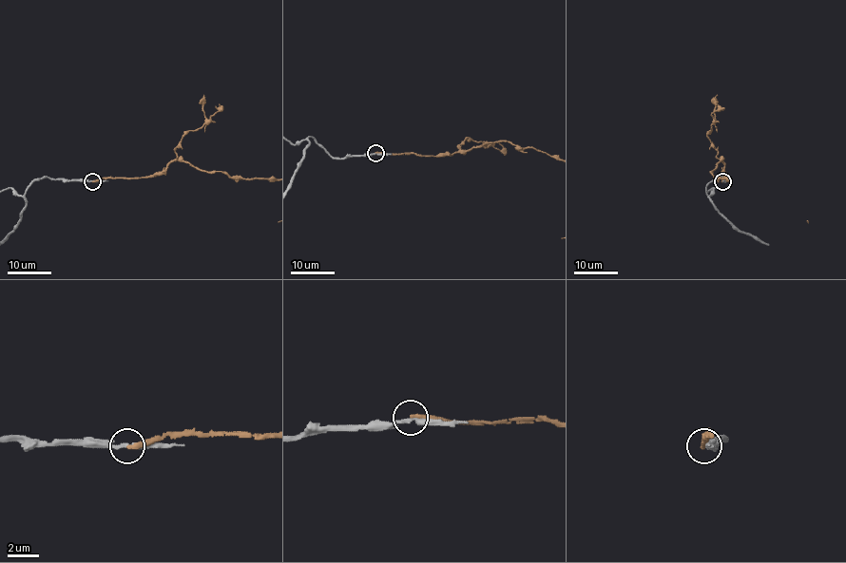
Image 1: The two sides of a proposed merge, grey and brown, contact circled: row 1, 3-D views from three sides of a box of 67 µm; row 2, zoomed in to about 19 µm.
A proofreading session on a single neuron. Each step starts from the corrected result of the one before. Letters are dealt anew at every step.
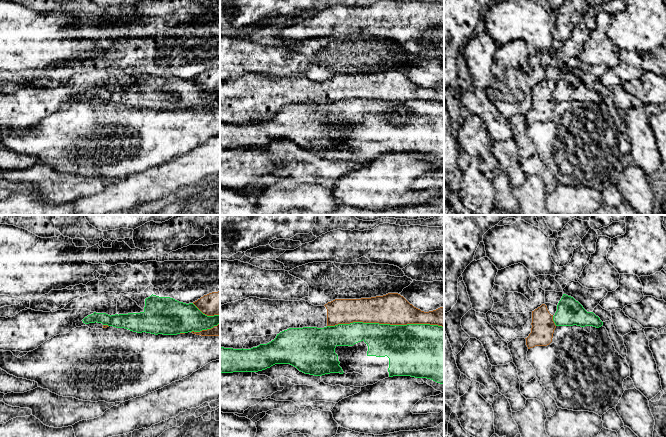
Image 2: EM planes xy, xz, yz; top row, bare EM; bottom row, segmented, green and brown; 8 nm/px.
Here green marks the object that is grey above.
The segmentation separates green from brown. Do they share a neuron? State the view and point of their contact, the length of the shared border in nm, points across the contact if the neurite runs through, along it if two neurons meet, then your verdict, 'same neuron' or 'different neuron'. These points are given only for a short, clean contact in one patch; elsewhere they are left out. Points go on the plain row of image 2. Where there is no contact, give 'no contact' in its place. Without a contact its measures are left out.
xz (385, 100) | 950 nm | different neuron

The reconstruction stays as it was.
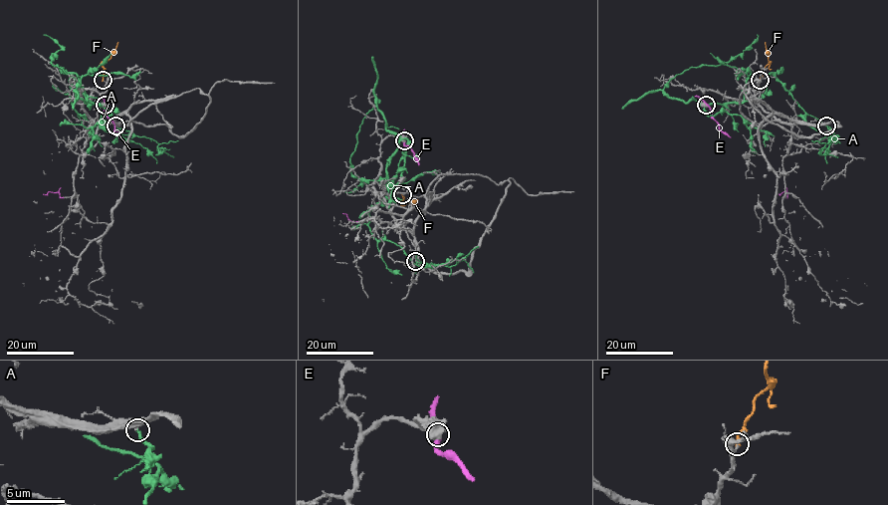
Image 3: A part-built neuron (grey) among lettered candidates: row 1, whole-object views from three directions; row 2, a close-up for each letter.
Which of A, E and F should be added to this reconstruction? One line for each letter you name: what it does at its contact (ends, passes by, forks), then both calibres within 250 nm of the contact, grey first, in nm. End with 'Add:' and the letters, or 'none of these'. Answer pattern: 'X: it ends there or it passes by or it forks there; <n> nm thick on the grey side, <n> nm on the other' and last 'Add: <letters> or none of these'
Add: none of these

